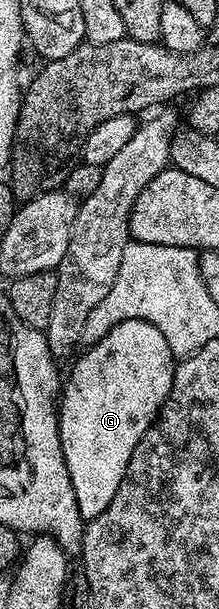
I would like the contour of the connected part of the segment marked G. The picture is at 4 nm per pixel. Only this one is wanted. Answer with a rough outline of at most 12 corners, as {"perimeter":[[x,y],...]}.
{"perimeter":[[145,320],[86,347],[57,402],[84,520],[117,496],[173,388]]}

